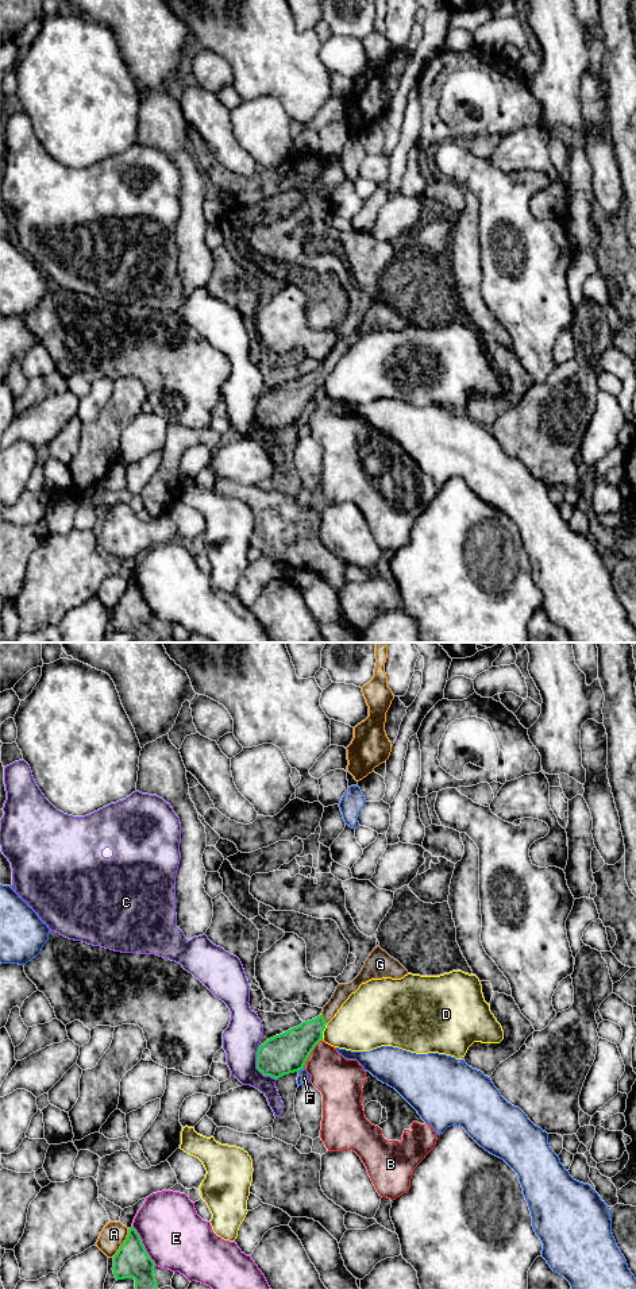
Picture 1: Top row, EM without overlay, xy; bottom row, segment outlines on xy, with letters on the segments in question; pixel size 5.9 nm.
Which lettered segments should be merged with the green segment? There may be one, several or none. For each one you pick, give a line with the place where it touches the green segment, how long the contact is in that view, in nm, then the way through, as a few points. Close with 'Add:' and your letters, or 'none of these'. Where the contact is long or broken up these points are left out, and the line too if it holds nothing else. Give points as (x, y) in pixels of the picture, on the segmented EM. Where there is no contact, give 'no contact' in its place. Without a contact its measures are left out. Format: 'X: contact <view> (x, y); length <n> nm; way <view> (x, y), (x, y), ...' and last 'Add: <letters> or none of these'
G: contact xy (323, 1018); length 70 nm
Add: G

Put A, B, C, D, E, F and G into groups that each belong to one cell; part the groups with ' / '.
A / B / C / D / E / F / G

